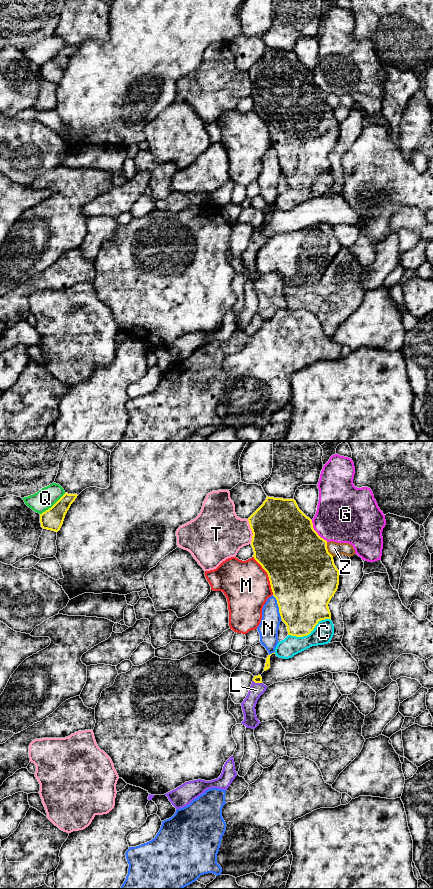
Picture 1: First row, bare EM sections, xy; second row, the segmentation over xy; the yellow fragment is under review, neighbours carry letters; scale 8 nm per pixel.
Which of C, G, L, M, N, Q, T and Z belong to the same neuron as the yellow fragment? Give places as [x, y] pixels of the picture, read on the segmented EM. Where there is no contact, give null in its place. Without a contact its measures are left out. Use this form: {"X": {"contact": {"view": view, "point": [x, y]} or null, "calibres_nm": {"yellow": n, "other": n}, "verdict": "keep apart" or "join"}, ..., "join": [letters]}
{"C": {"contact": {"view": "xy", "point": [310, 632]}, "calibres_nm": {"yellow": 400, "other": 160}, "verdict": "keep apart"}, "G": {"contact": {"view": "xy", "point": [316, 532]}, "calibres_nm": {"yellow": 500, "other": 420}, "verdict": "keep apart"}, "L": {"contact": {"view": "xy", "point": [257, 682]}, "calibres_nm": {"yellow": 60, "other": 110}, "verdict": "join"}, "M": {"contact": {"view": "xy", "point": [268, 575]}, "calibres_nm": {"yellow": 500, "other": 380}, "verdict": "keep apart"}, "N": {"contact": {"view": "xy", "point": [278, 606]}, "calibres_nm": {"yellow": 480, "other": 160}, "verdict": "keep apart"}, "Q": {"contact": {"view": "xy", "point": [53, 505]}, "calibres_nm": {"yellow": 180, "other": 160}, "verdict": "keep apart"}, "T": {"contact": {"view": "xy", "point": [252, 531]}, "calibres_nm": {"yellow": 480, "other": 380}, "verdict": "keep apart"}, "Z": {"contact": {"view": "xy", "point": [327, 549]}, "calibres_nm": {"yellow": 500, "other": 110}, "verdict": "keep apart"}, "join": ["L"]}

